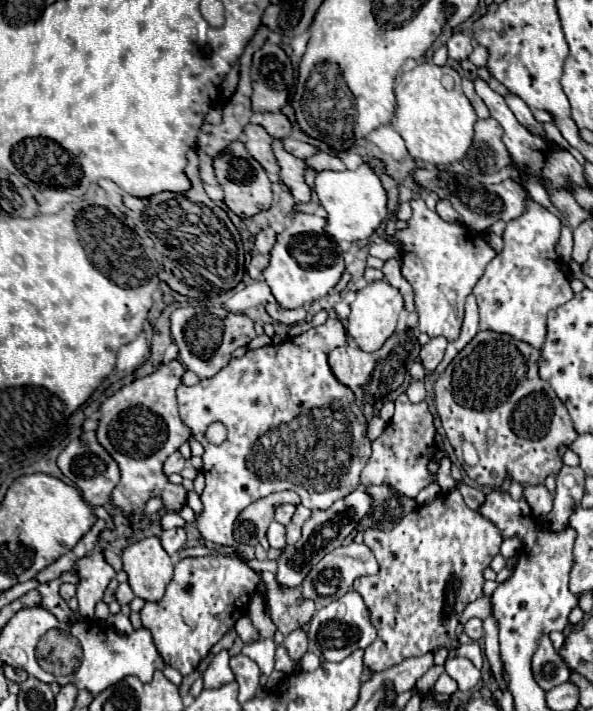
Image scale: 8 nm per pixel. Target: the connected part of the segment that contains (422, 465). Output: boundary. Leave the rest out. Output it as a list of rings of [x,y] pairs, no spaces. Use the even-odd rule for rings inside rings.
[[[399,394],[395,400],[395,414],[385,426],[383,434],[373,440],[373,456],[369,458],[369,464],[361,472],[361,484],[367,488],[371,484],[387,484],[401,492],[407,498],[415,498],[419,490],[435,482],[435,474],[429,472],[429,462],[433,454],[437,452],[435,444],[435,426],[433,416],[427,408],[427,402],[413,404],[409,402],[407,394]]]

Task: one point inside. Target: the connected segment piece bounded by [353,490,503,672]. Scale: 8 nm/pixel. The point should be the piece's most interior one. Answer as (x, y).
(432, 562)

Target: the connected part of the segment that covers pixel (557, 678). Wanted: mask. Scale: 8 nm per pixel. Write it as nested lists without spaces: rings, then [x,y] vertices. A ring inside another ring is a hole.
[[[545,634],[533,656],[533,674],[543,690],[551,690],[563,682],[569,682],[569,666],[553,648],[551,638]]]

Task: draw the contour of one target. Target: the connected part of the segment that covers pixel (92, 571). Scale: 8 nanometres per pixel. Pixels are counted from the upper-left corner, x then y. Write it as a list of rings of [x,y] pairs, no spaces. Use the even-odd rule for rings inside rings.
[[[93,552],[79,560],[79,586],[77,586],[77,598],[79,598],[79,614],[85,620],[95,618],[95,606],[103,600],[103,594],[107,590],[107,584],[111,578],[115,578],[115,570],[105,562],[101,552]]]

